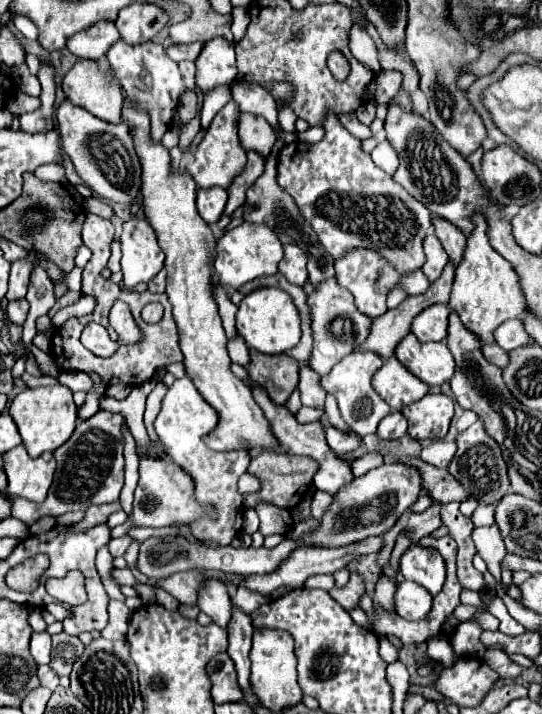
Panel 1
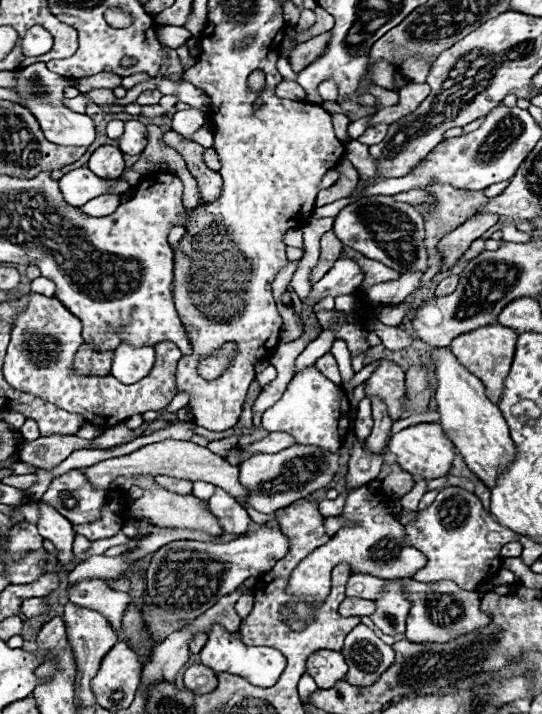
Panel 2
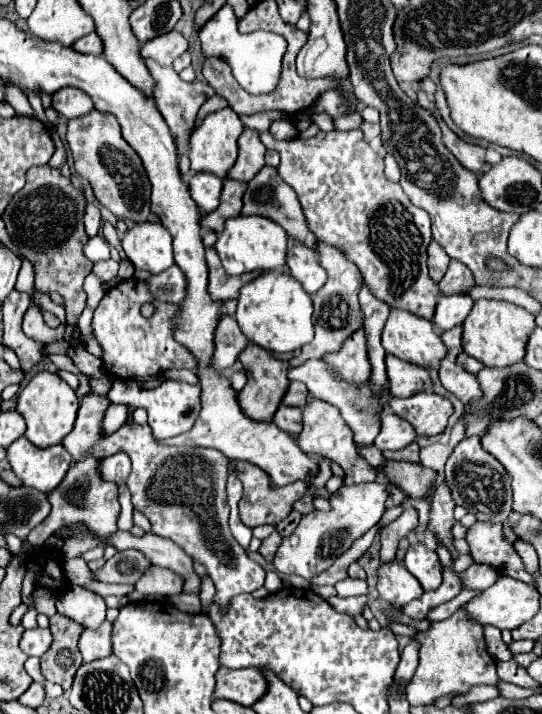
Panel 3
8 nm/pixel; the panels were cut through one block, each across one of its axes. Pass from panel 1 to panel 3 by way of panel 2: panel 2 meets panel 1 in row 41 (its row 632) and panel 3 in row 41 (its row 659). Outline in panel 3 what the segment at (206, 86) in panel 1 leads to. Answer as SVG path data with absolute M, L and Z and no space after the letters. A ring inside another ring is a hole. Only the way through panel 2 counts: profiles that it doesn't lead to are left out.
M224 4L212 20L204 24L200 30L200 42L202 42L202 56L204 58L222 58L230 64L233 73L236 72L238 83L252 95L268 94L278 84L280 78L280 62L286 52L286 40L278 34L270 32L252 32L252 34L240 34L236 28L236 16L232 12L230 4Z

